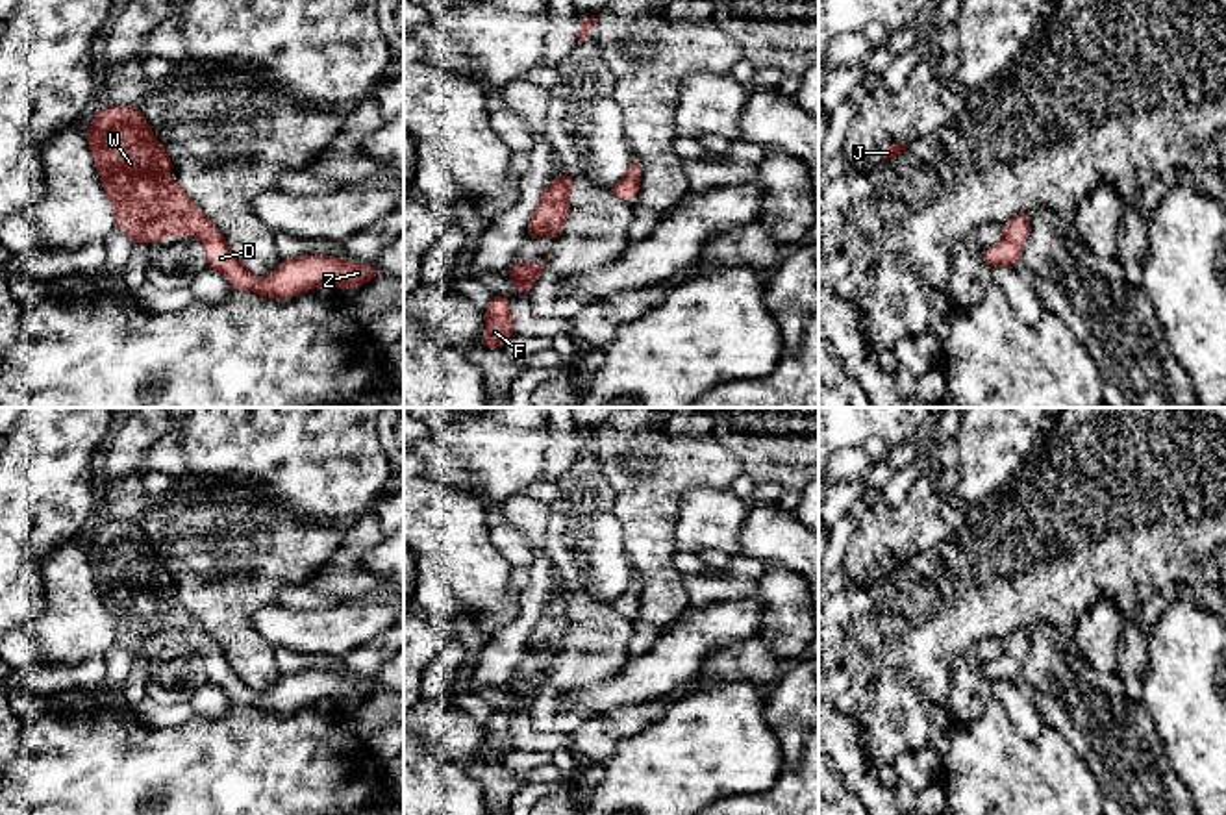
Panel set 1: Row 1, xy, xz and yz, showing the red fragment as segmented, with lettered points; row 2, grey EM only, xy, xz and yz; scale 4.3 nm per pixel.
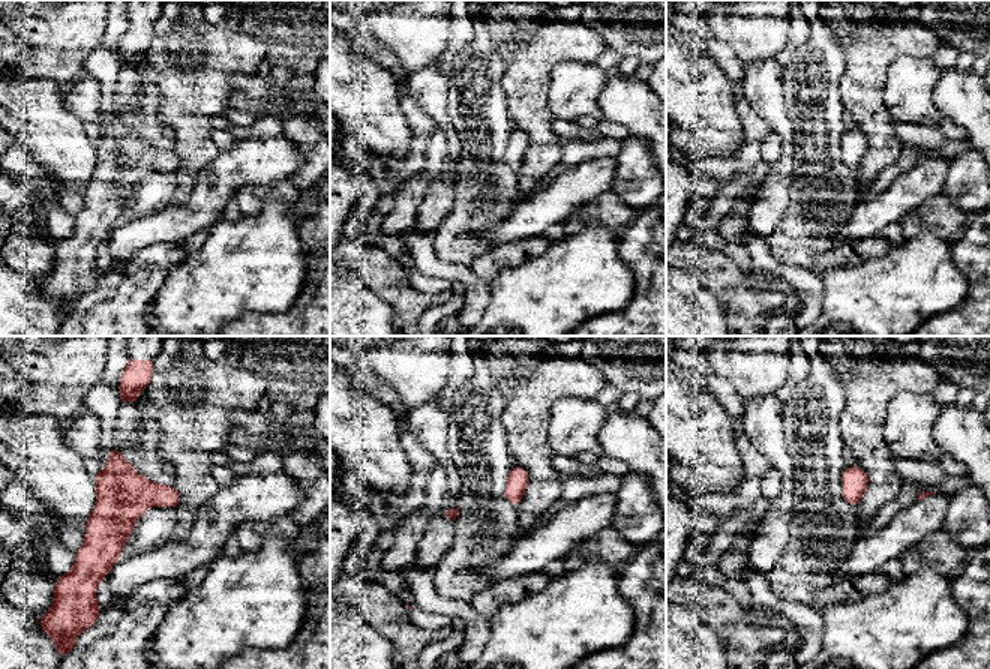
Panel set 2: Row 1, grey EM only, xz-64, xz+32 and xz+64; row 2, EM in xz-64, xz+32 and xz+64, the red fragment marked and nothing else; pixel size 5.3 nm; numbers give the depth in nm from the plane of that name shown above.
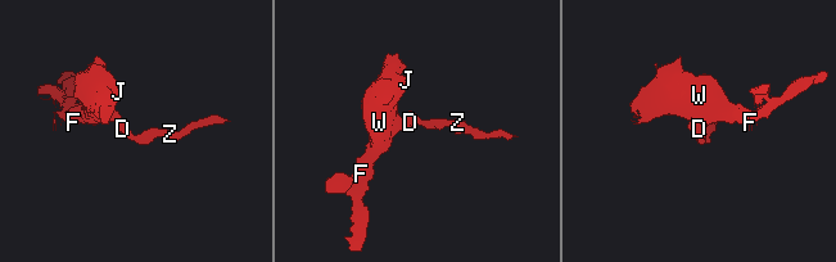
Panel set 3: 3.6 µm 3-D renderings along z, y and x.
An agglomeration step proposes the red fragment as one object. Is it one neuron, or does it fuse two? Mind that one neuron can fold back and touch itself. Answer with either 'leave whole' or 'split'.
leave whole

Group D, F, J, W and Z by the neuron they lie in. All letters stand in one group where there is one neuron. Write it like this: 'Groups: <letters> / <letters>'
Groups: D F J W Z

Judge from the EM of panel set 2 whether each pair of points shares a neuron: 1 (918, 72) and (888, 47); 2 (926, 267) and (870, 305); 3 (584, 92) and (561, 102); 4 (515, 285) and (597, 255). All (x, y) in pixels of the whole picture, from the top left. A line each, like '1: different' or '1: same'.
1: different
2: same
3: same
4: same

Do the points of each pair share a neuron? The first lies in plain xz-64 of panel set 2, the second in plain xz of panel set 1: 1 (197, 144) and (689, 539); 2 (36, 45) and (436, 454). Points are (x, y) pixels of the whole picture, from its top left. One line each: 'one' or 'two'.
1: two
2: two

